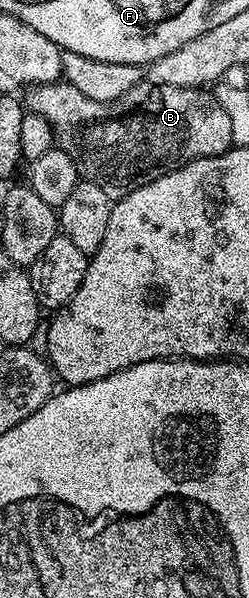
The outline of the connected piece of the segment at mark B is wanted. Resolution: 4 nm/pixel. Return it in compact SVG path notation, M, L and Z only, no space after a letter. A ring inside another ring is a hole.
M58 80L28 87L26 94L29 95L23 102L28 113L41 114L48 120L56 145L75 160L78 175L86 182L99 184L99 188L114 200L126 198L135 188L151 184L159 176L178 170L188 162L226 154L233 146L231 119L227 112L223 112L216 97L205 88L142 84L113 102L100 102L91 100L91 96L83 96L83 92L69 82Z

